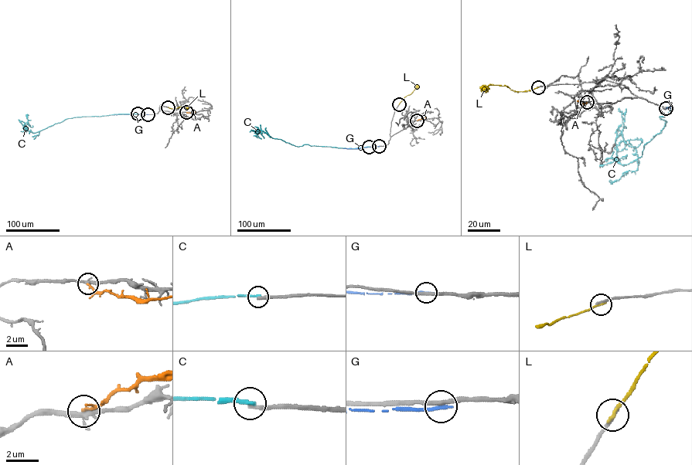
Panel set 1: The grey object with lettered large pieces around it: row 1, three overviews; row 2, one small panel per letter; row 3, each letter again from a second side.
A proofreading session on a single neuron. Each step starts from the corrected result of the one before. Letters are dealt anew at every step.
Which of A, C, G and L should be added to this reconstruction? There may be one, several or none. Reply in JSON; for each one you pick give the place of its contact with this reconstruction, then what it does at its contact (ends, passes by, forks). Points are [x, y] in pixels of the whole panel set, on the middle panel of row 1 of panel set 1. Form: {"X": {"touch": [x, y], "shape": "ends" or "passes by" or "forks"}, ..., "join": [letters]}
{"join": []}

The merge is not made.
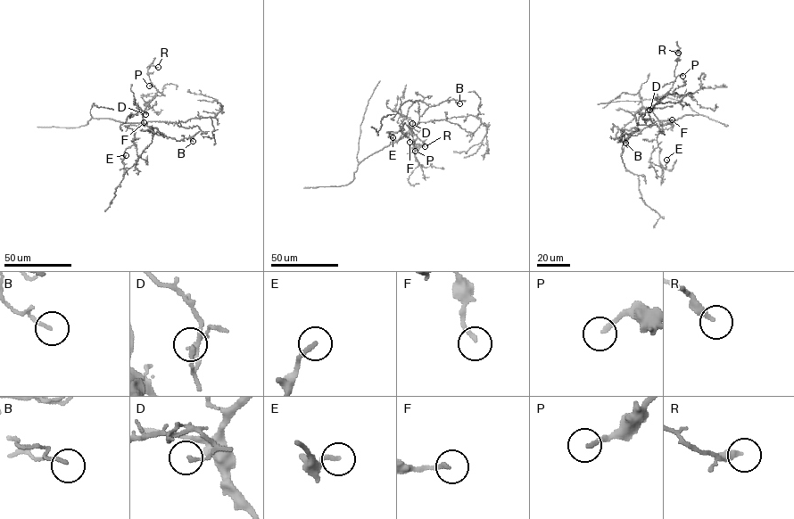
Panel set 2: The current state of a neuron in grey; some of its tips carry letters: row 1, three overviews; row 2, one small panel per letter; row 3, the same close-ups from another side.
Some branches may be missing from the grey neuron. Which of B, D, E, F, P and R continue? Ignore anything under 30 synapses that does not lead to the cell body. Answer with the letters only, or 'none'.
P

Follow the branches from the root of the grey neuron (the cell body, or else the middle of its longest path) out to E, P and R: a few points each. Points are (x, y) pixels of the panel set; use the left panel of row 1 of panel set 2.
E: (140, 122), (135, 133), (134, 144), (125, 151), (122, 162), (126, 155)
P: (140, 122), (143, 121), (142, 112), (156, 94), (155, 86), (149, 86)
R: (140, 122), (143, 121), (142, 112), (157, 92), (148, 69), (151, 65), (158, 67)

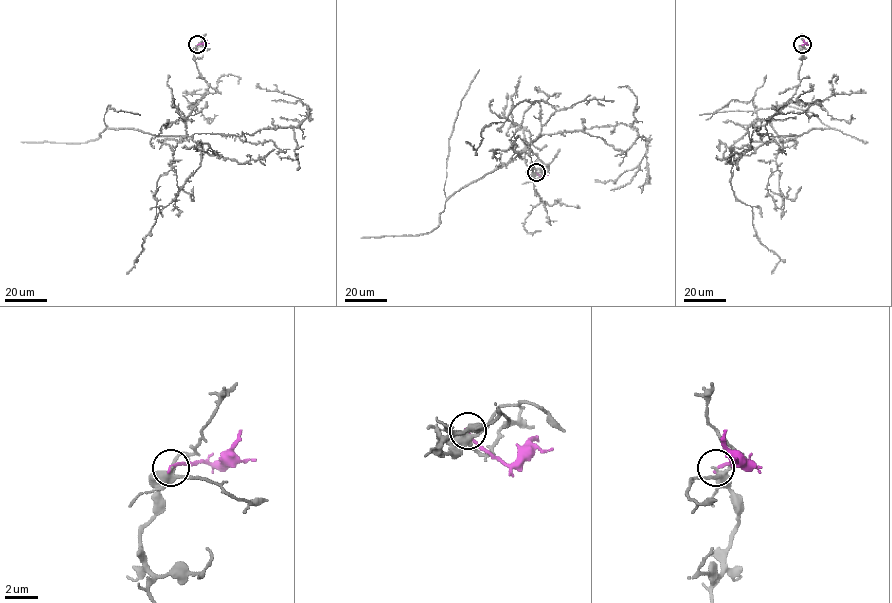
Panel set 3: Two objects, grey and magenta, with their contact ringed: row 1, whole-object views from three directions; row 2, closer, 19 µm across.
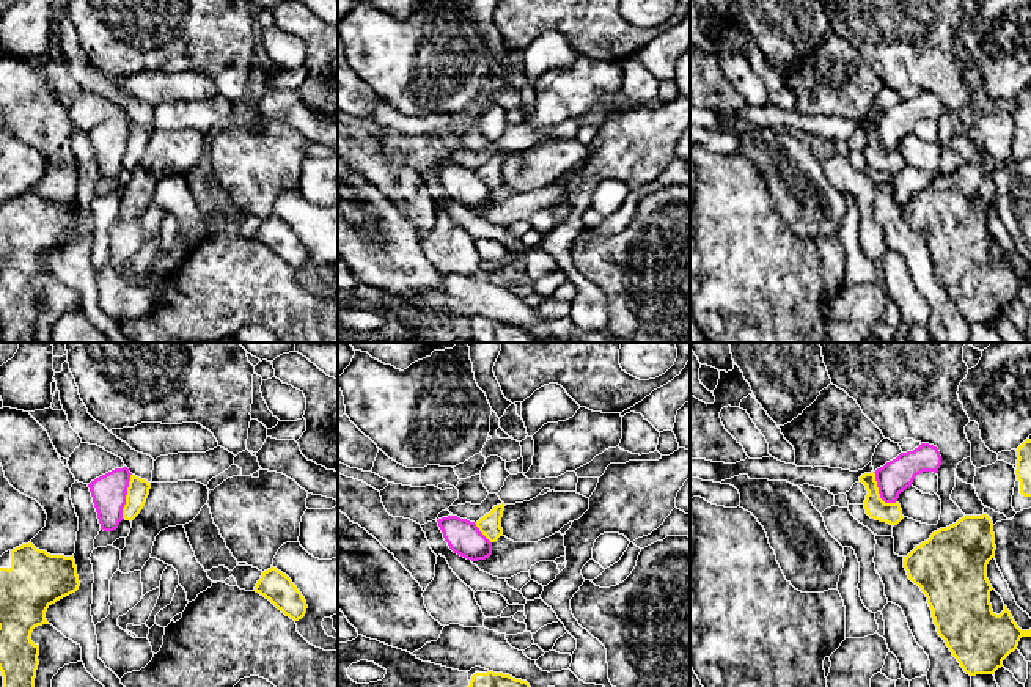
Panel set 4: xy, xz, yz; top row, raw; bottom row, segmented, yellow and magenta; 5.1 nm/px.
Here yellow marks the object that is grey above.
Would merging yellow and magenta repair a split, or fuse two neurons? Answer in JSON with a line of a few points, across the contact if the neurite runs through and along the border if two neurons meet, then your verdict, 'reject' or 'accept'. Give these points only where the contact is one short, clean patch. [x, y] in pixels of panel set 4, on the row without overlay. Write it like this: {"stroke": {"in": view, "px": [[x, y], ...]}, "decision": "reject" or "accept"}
{"stroke": {"in": "xy", "px": [[131, 121], [121, 165]]}, "decision": "reject"}

